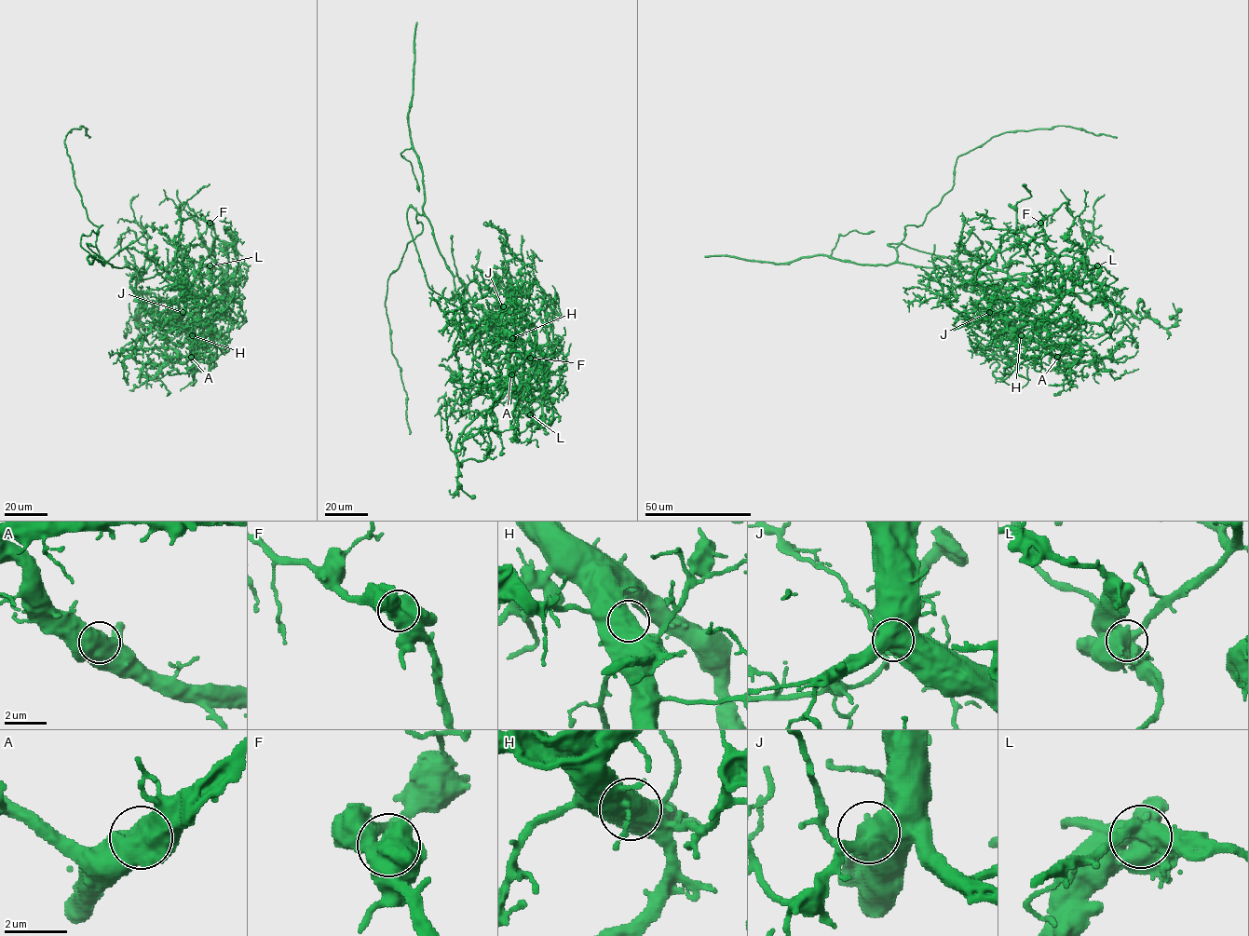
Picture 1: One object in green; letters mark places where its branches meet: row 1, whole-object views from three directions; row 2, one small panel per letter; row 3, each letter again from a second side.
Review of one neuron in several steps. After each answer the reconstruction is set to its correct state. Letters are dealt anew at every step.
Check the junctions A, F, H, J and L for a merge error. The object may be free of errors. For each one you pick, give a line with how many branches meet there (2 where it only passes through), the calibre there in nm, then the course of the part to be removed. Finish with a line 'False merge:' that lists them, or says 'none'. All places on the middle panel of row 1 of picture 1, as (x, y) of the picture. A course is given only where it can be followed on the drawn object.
L: 2 branches meet; 750 nm thick; foreign part runs (530, 414), (487, 361), (429, 221), (417, 213), (423, 230), (389, 276), (385, 305), (409, 434)
False merge: L

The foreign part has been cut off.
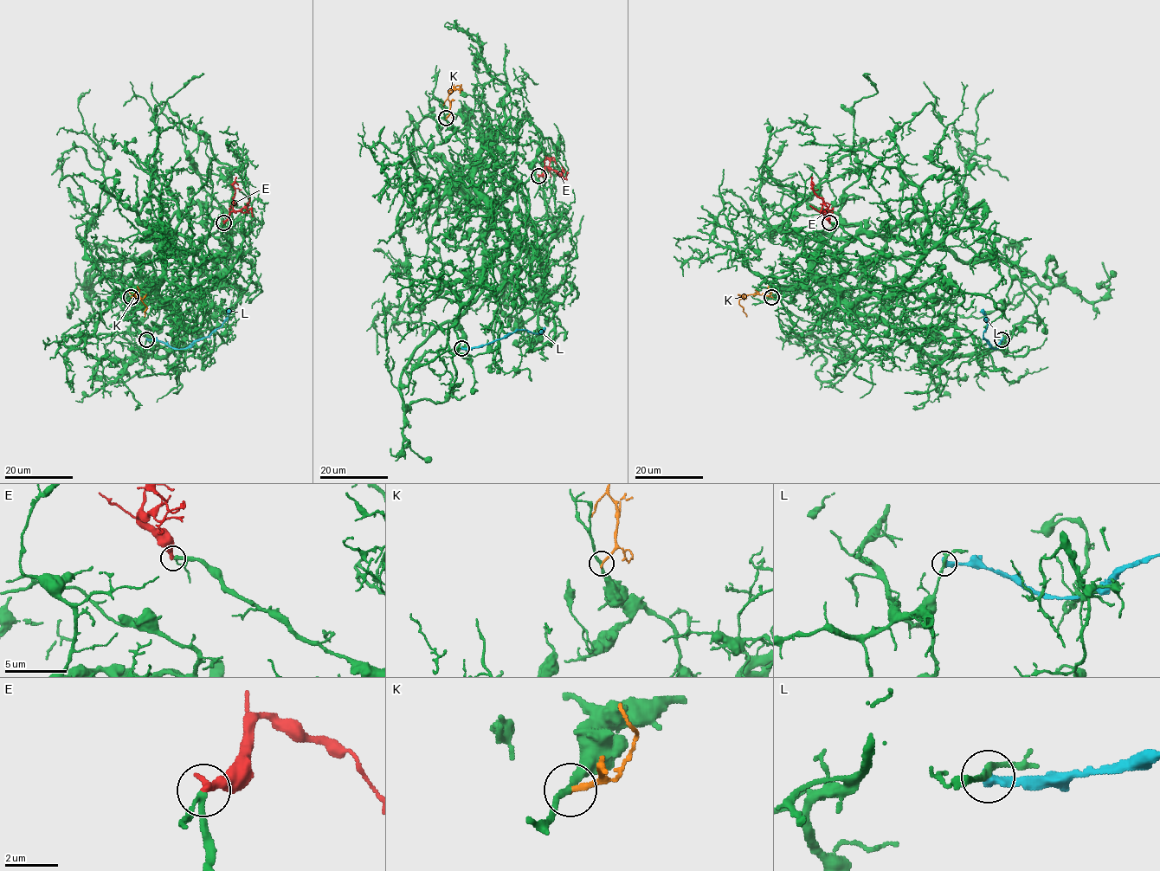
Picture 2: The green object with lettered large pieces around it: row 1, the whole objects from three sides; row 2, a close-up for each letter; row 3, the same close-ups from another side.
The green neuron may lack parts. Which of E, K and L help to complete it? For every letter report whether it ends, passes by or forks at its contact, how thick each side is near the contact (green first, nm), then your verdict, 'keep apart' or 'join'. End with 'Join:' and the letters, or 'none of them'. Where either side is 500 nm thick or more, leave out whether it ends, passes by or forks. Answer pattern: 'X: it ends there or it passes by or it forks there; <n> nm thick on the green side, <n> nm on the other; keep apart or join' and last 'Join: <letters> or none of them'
E: it ends there; 200 nm thick on the green side, 360 nm on the other; join
K: it ends there; 200 nm thick on the green side, 200 nm on the other; keep apart
L: it ends there; 240 nm thick on the green side, 440 nm on the other; keep apart
Join: E

